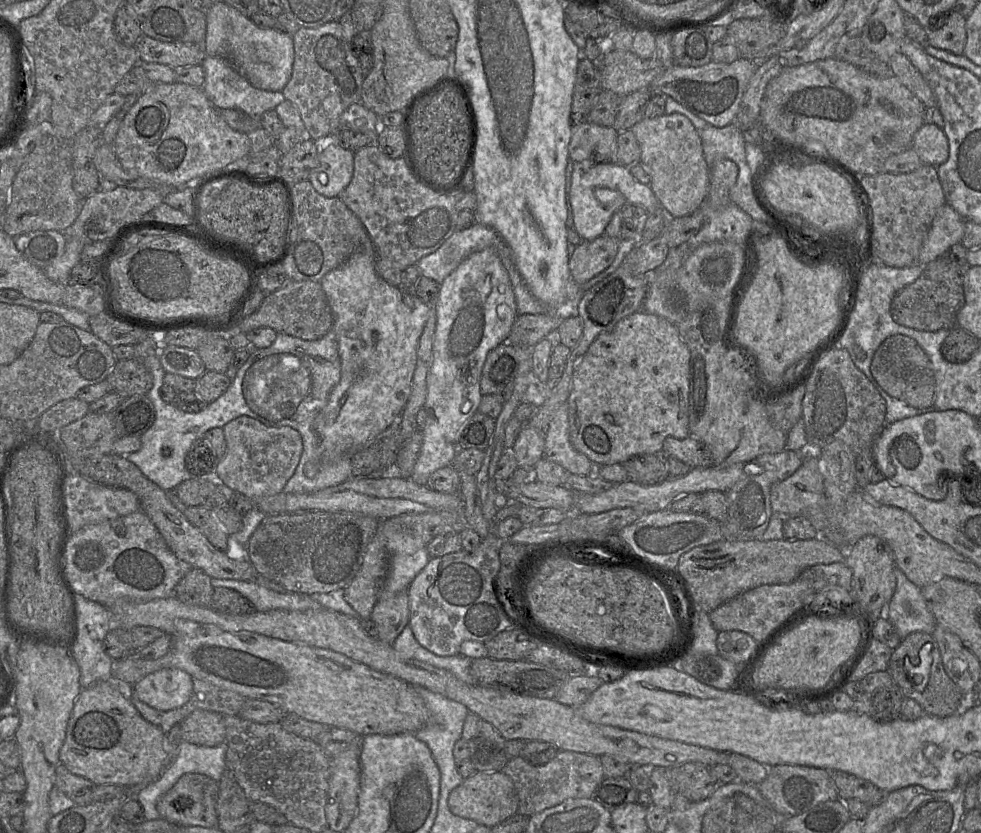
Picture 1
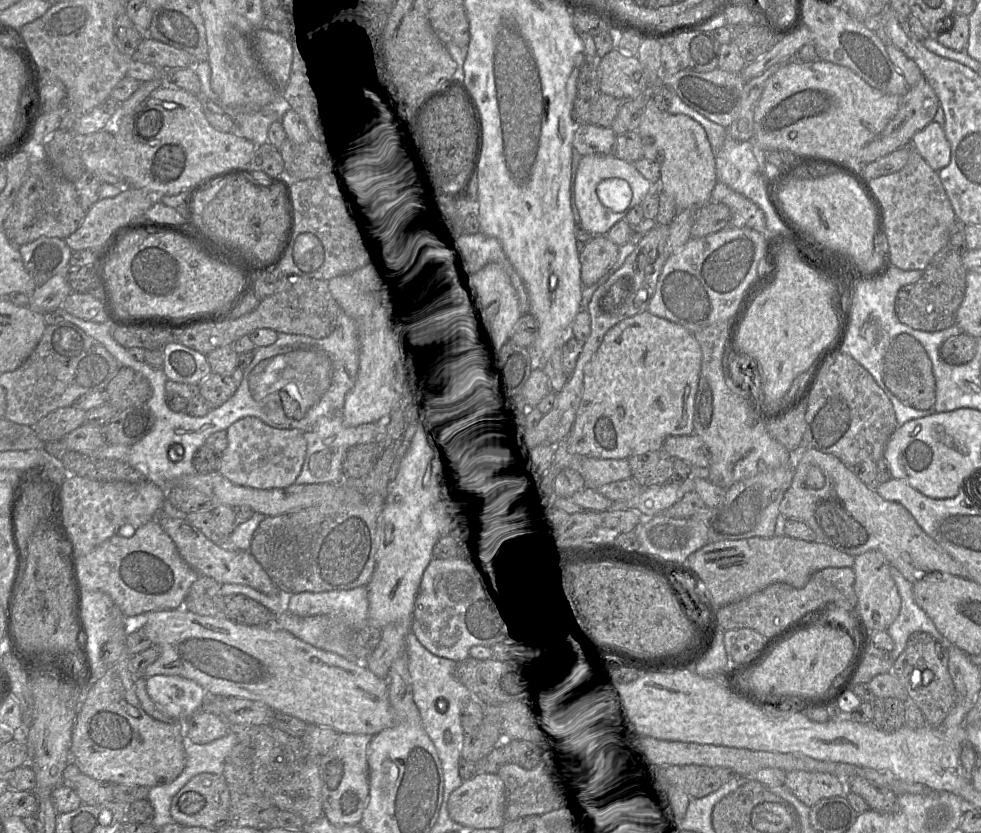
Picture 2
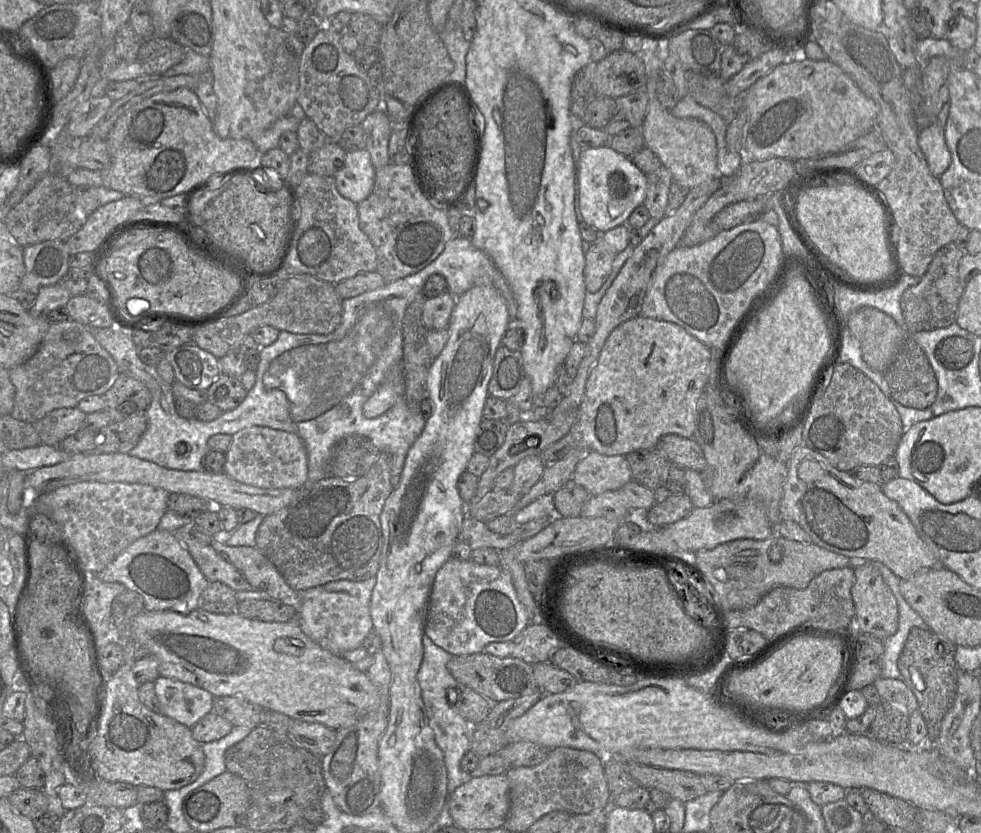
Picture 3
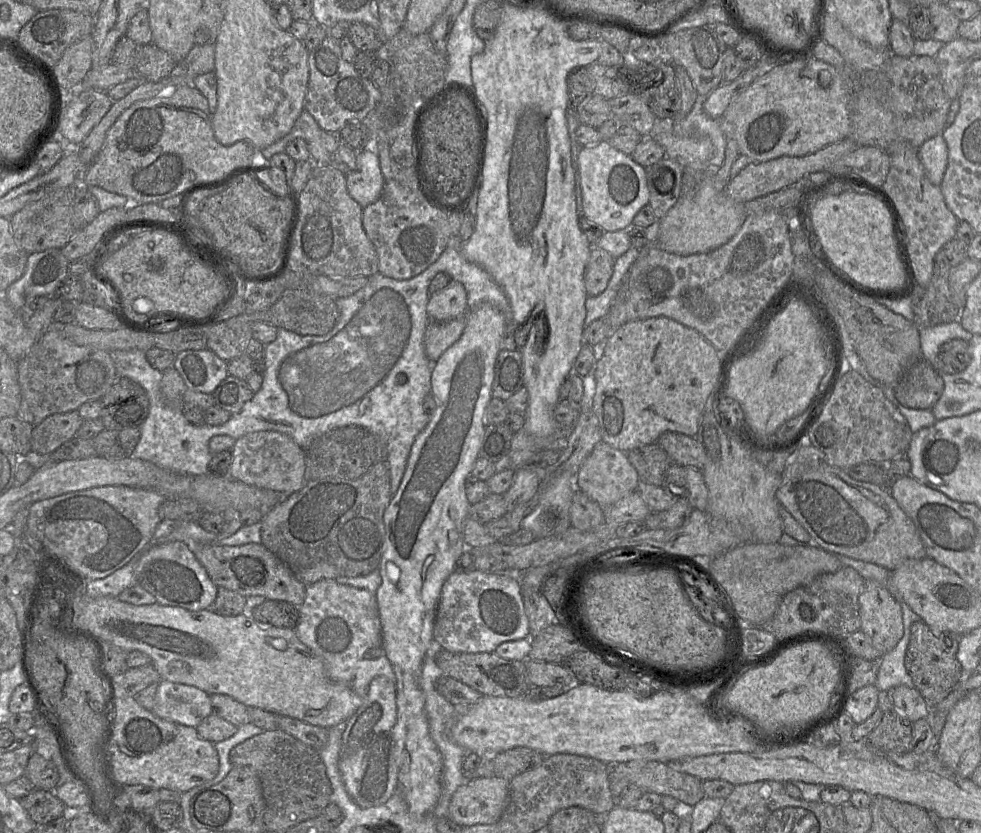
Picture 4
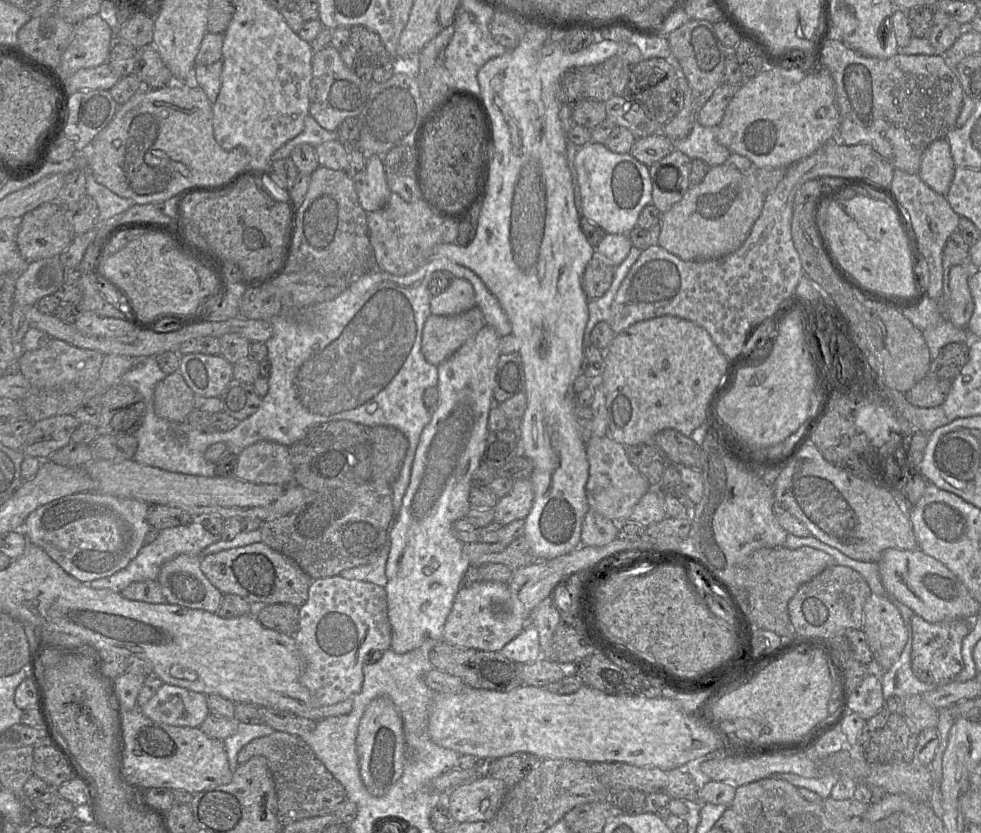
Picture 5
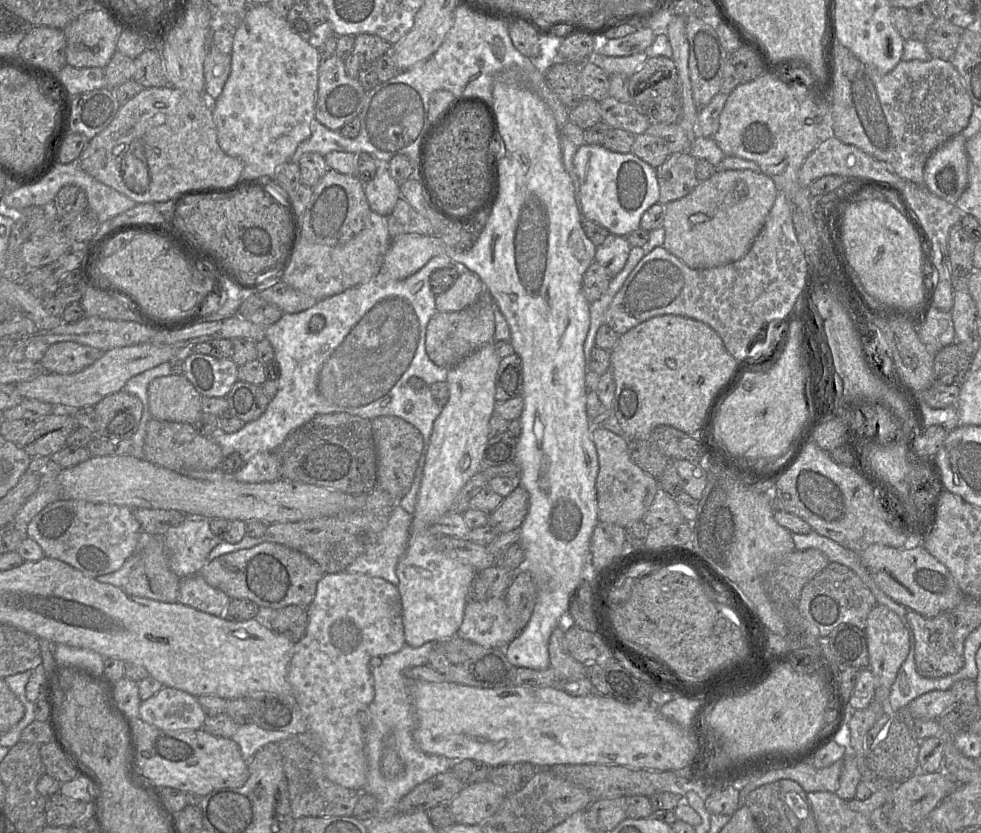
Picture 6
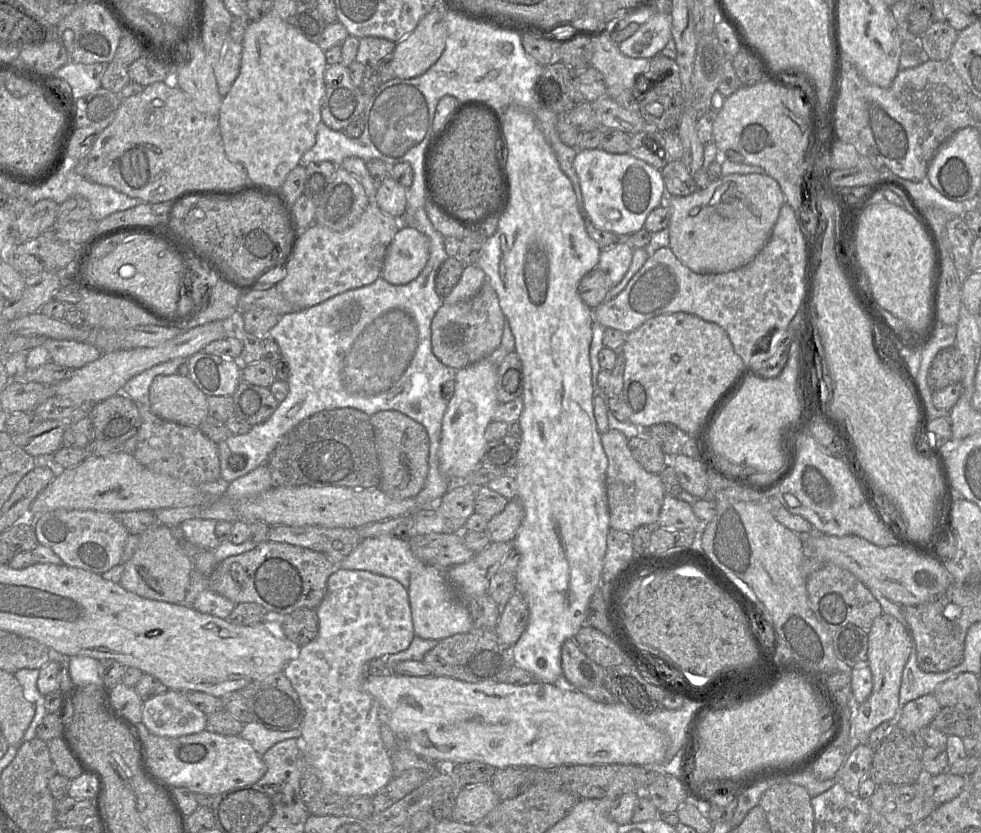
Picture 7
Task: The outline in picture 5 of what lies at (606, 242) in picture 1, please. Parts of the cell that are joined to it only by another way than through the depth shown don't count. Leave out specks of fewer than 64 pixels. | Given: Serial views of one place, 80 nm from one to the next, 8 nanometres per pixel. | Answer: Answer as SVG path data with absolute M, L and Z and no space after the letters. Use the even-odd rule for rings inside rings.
M595 250L582 277L582 288L588 301L598 299L605 294L612 283L614 271L613 263Z

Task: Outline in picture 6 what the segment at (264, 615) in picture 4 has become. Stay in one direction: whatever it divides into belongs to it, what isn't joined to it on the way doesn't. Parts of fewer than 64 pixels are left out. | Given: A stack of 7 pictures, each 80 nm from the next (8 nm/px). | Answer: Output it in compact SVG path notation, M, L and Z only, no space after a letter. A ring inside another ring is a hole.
M287 606L273 610L270 629L296 644L304 638L308 626L308 610L299 606Z

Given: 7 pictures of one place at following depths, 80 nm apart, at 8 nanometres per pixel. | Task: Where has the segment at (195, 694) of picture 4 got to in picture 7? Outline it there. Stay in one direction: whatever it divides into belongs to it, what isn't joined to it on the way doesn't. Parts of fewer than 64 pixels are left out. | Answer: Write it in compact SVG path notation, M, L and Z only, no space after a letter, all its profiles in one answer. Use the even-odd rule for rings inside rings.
M169 689L167 692L143 702L141 723L153 735L174 738L205 730L207 715L190 703L183 692Z

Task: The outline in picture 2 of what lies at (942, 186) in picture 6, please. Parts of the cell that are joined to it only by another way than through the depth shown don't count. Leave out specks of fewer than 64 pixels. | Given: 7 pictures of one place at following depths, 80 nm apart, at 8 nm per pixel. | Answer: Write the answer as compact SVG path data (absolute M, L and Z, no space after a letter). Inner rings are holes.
M932 121L924 129L915 133L911 147L916 150L935 171L949 165L951 146L946 138L943 126Z

